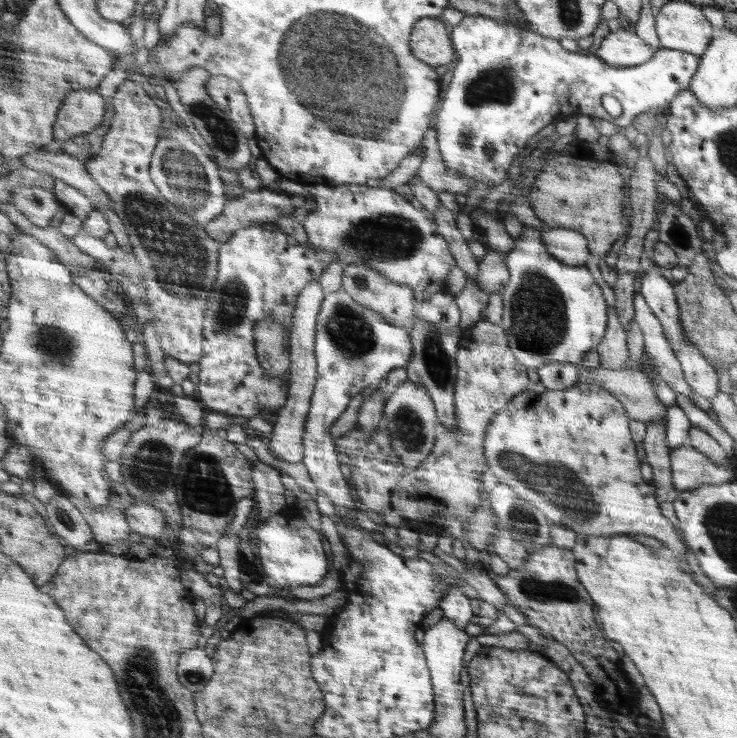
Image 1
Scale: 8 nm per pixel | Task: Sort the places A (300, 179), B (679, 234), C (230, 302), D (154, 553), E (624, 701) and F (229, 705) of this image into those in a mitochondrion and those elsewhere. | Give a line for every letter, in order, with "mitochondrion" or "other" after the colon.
A: other
B: mitochondrion
C: mitochondrion
D: other
E: other
F: other

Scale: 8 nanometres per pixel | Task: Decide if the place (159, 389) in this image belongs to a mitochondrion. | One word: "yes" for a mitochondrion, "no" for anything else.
no

